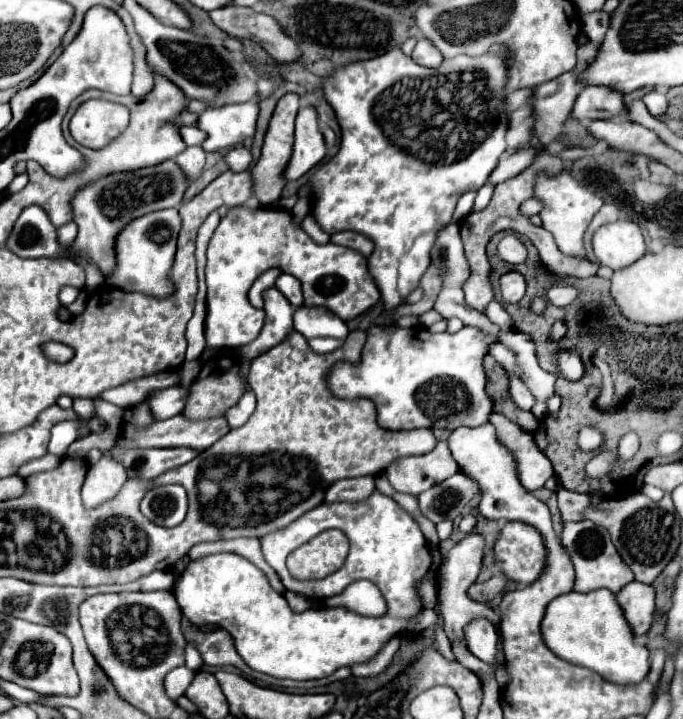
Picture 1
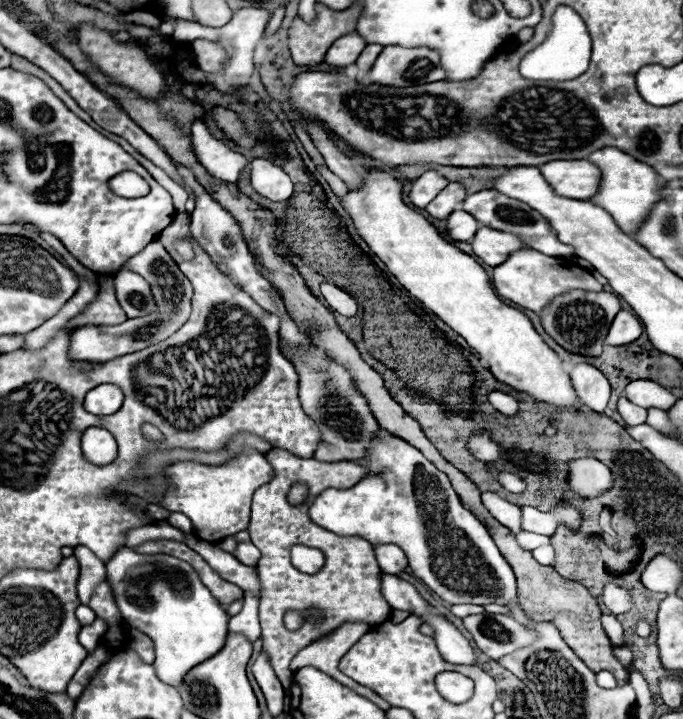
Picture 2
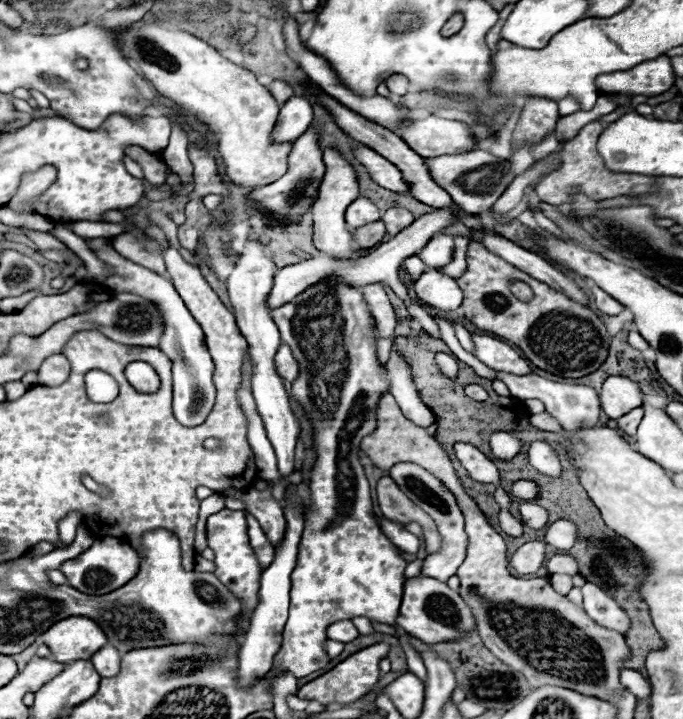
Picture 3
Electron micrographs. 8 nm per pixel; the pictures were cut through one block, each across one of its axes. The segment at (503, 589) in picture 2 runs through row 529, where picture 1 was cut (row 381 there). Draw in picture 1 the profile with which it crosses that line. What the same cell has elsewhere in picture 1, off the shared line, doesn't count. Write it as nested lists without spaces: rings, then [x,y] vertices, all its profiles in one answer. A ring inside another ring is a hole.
[[[372,326],[368,330],[366,346],[362,350],[362,362],[336,362],[328,374],[328,390],[336,398],[370,398],[378,410],[378,424],[386,430],[412,430],[412,428],[446,428],[456,430],[460,426],[480,426],[488,422],[492,412],[492,400],[488,398],[484,386],[486,376],[482,368],[482,358],[488,346],[496,342],[494,336],[484,334],[478,328],[464,326],[456,334],[432,334],[422,326],[382,330],[382,326]]]

